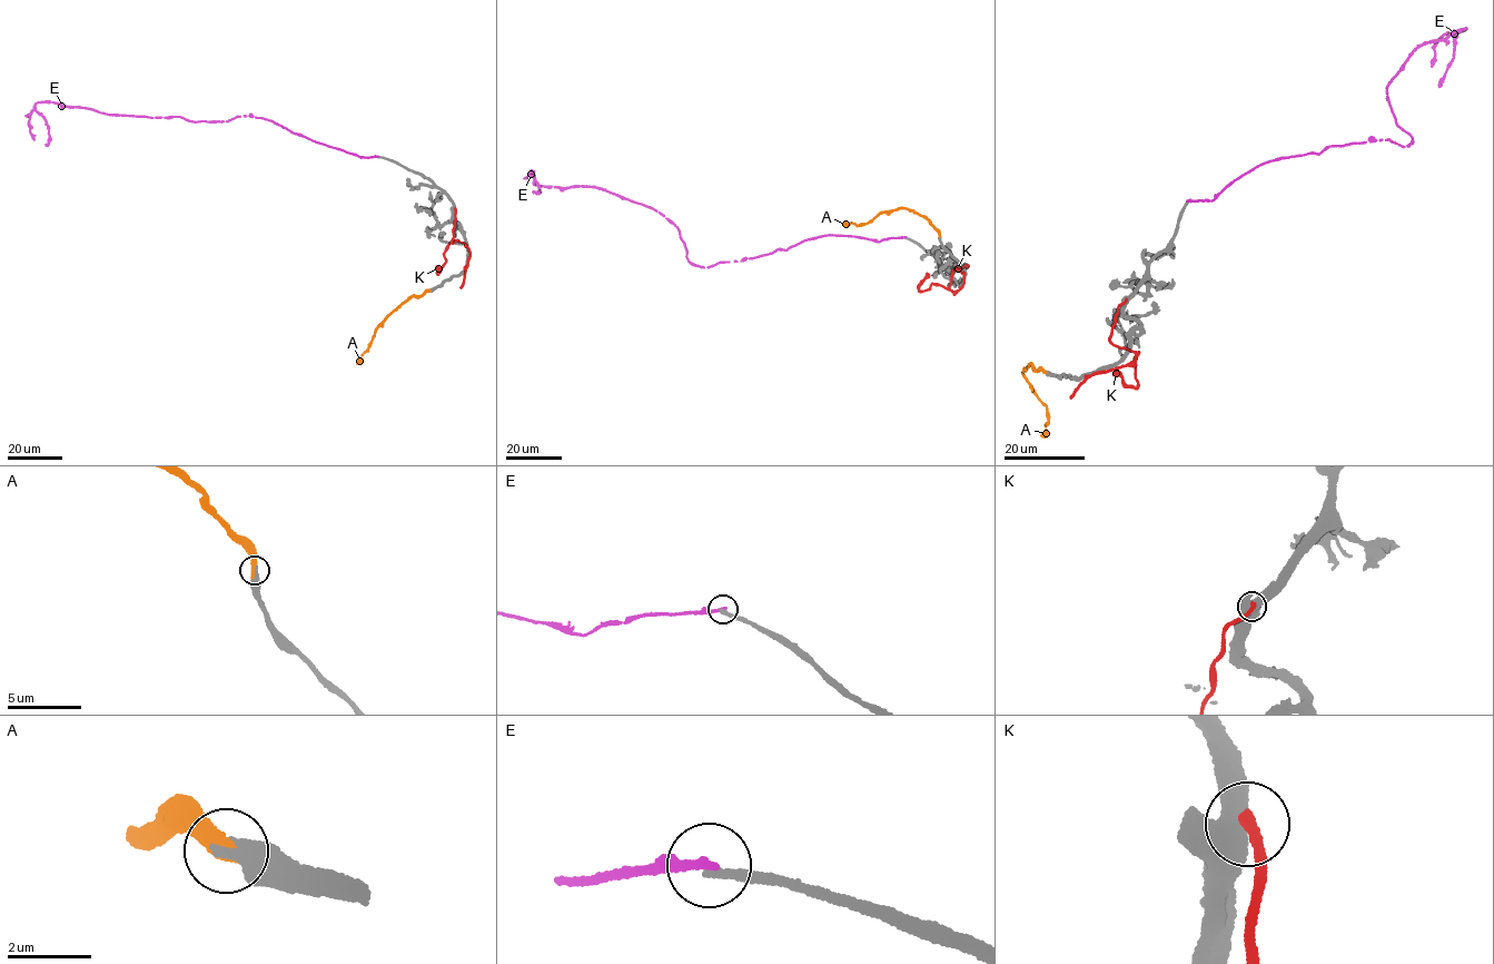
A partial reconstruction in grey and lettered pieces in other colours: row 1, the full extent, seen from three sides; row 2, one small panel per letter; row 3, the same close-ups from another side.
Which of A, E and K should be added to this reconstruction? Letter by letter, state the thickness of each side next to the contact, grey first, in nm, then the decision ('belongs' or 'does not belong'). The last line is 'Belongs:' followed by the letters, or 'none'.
A: 420/420 nm | belongs
E: 240/220 nm | does not belong
K: 550/300 nm | does not belong
Belongs: A

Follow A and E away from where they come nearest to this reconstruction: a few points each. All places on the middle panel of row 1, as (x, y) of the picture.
A: (939, 235), (927, 218), (906, 208), (881, 213), (858, 226), (843, 222)
E: (906, 237), (829, 234), (704, 267), (691, 264), (678, 227), (655, 209), (586, 185), (536, 180), (533, 192)

